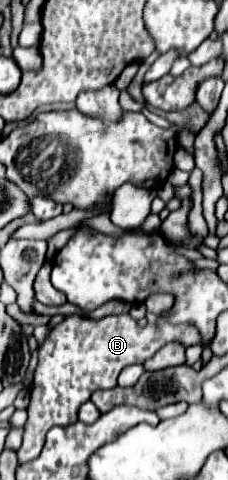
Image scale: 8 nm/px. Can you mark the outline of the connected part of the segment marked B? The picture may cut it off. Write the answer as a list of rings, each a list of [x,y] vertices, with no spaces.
[[[128,313],[108,315],[100,321],[82,319],[78,315],[66,317],[54,329],[50,329],[46,341],[38,349],[38,365],[34,383],[30,387],[28,421],[24,431],[24,443],[18,449],[18,461],[32,461],[44,447],[44,439],[50,427],[70,425],[78,419],[78,409],[98,389],[112,389],[120,371],[134,363],[150,359],[164,343],[180,341],[182,345],[200,343],[200,333],[192,325],[170,325],[160,317],[160,327],[140,327]]]

